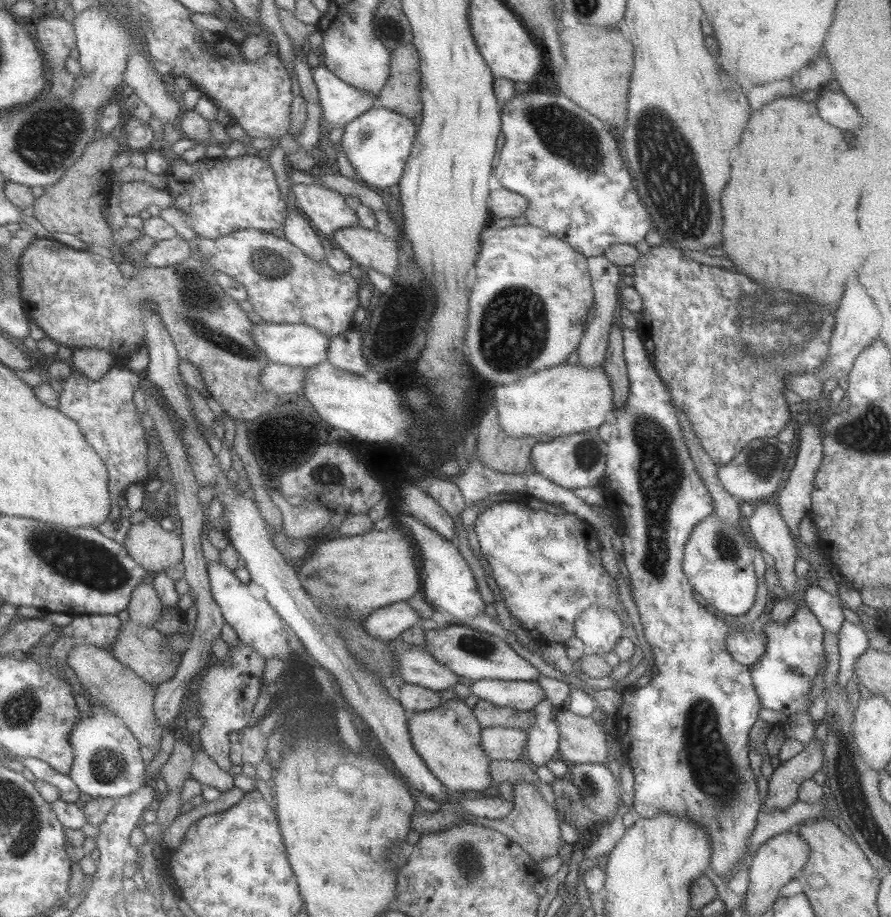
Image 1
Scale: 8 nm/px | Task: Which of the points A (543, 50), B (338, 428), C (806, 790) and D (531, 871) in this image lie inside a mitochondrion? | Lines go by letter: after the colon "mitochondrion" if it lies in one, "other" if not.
A: other
B: other
C: other
D: other

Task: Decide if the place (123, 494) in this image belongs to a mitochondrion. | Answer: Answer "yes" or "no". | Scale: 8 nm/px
no

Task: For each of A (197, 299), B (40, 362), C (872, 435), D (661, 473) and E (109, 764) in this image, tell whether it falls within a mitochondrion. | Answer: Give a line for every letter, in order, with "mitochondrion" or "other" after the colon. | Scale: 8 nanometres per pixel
A: mitochondrion
B: other
C: mitochondrion
D: mitochondrion
E: mitochondrion

